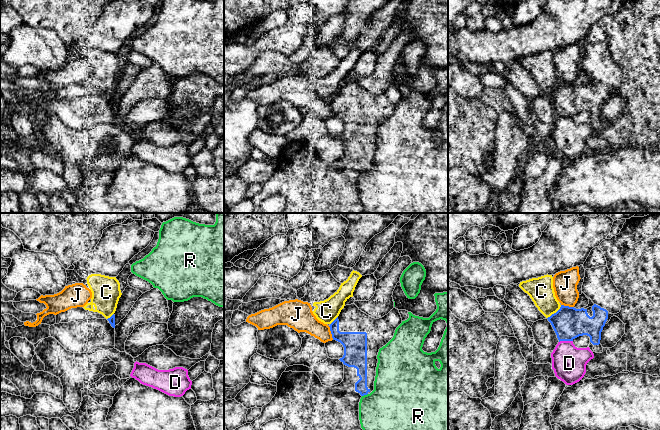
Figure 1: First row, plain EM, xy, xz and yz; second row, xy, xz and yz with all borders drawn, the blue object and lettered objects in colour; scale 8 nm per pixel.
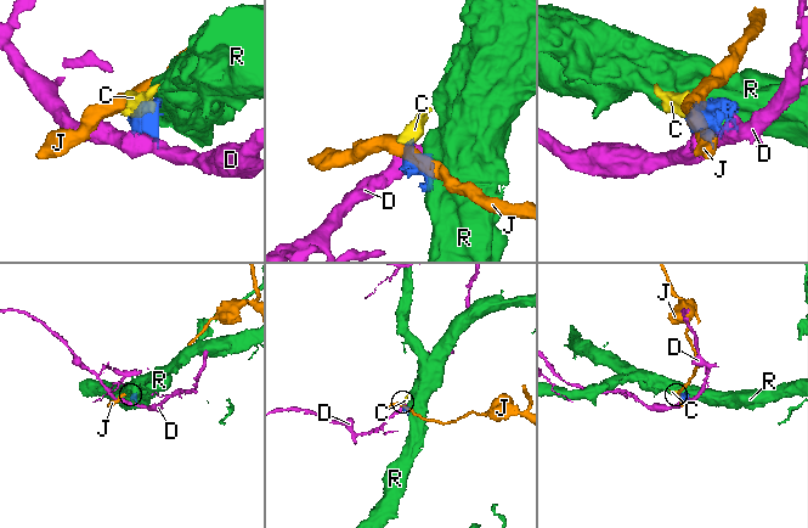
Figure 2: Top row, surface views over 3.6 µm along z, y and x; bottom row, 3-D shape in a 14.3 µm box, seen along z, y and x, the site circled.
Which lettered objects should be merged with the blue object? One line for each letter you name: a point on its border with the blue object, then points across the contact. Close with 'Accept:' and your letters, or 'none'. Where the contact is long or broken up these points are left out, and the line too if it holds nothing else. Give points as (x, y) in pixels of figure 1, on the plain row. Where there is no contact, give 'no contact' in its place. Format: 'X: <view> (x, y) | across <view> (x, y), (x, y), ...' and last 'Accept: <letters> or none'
Accept: none

